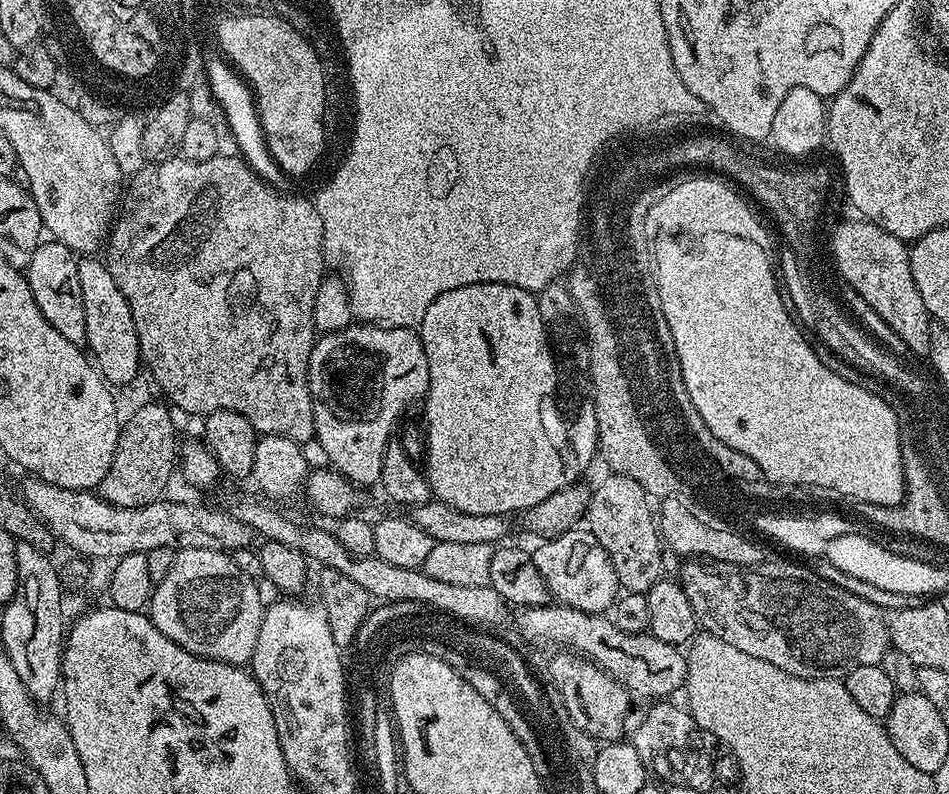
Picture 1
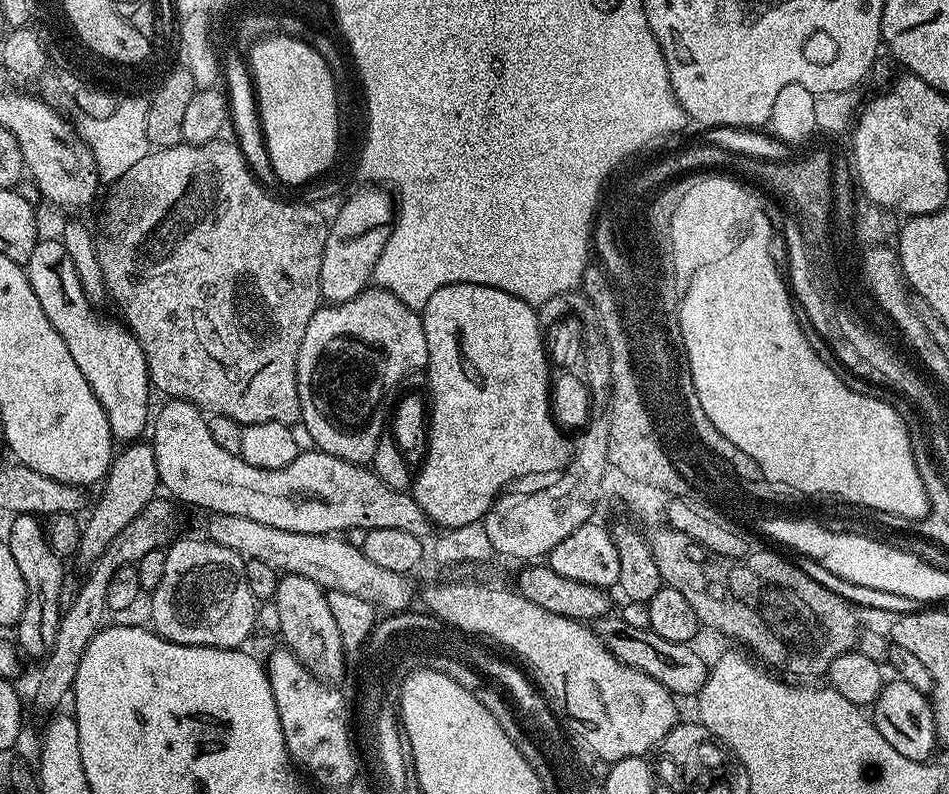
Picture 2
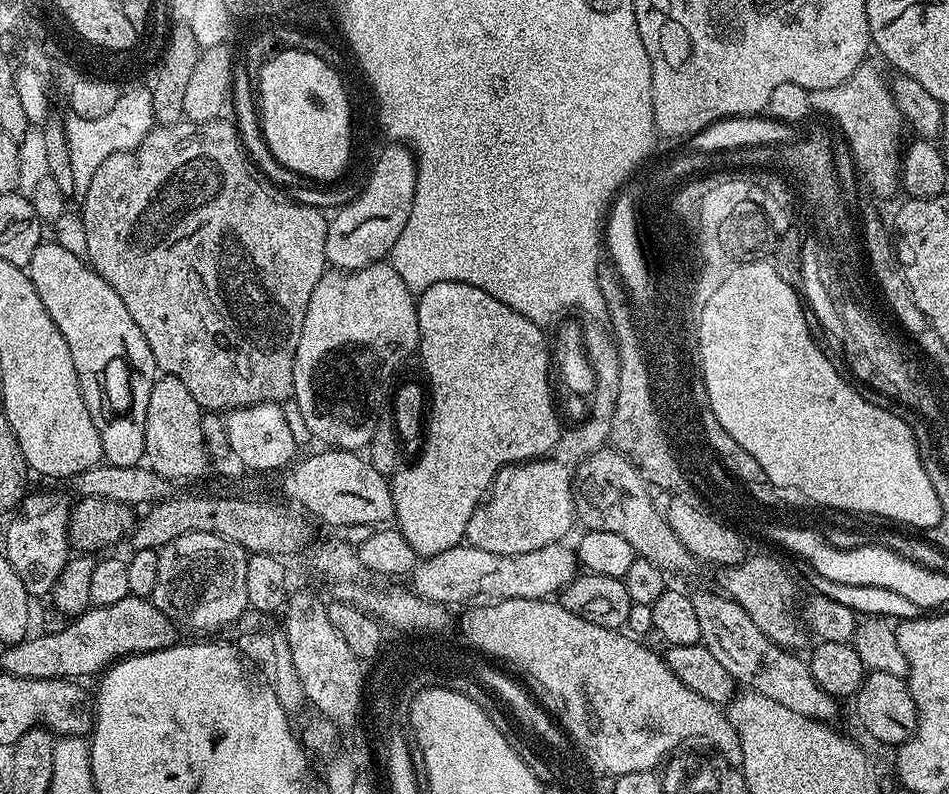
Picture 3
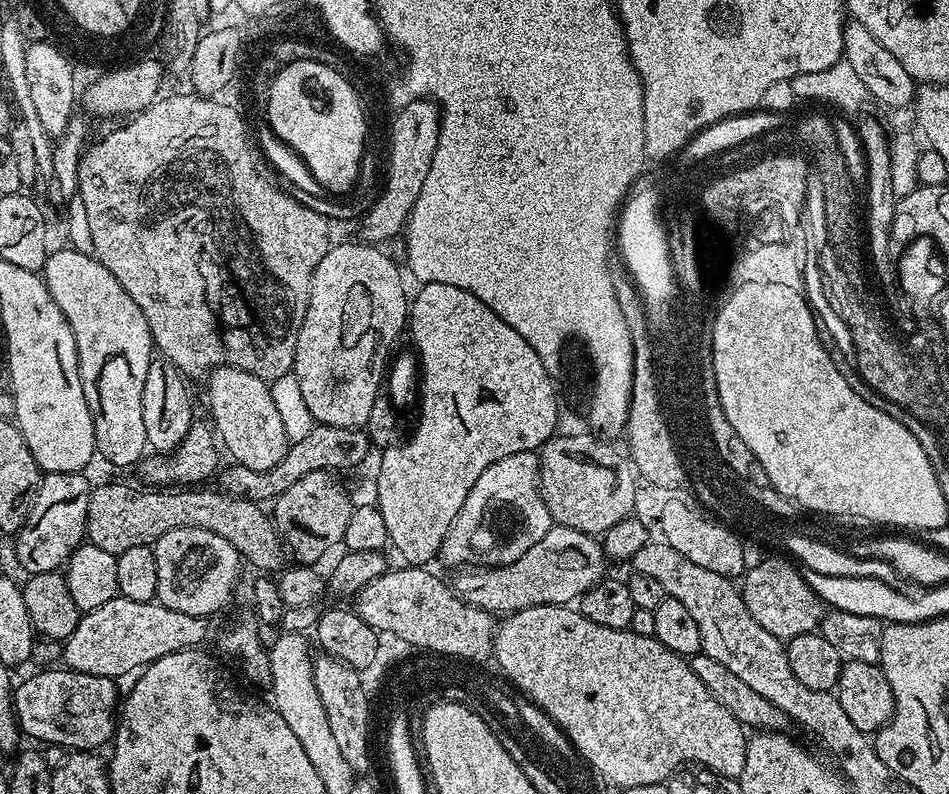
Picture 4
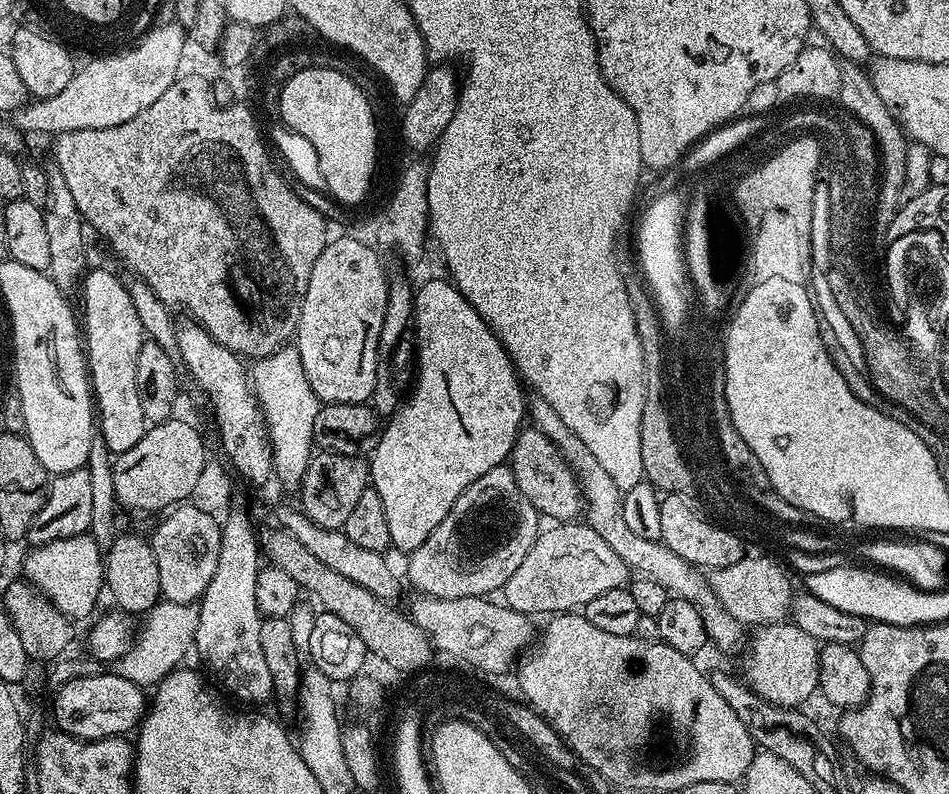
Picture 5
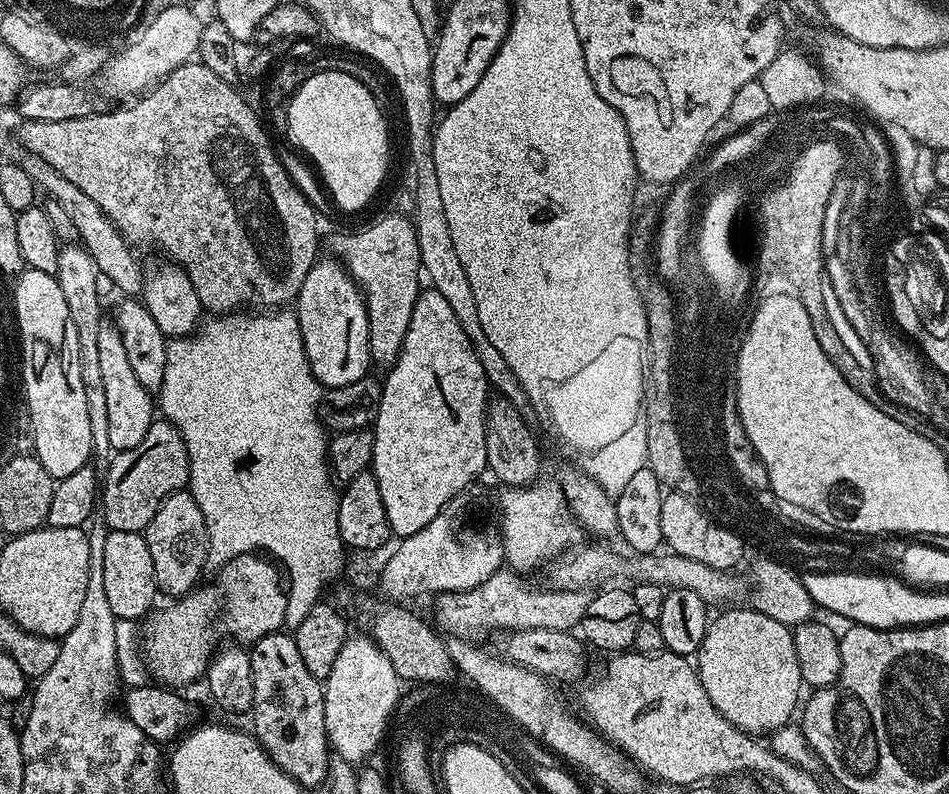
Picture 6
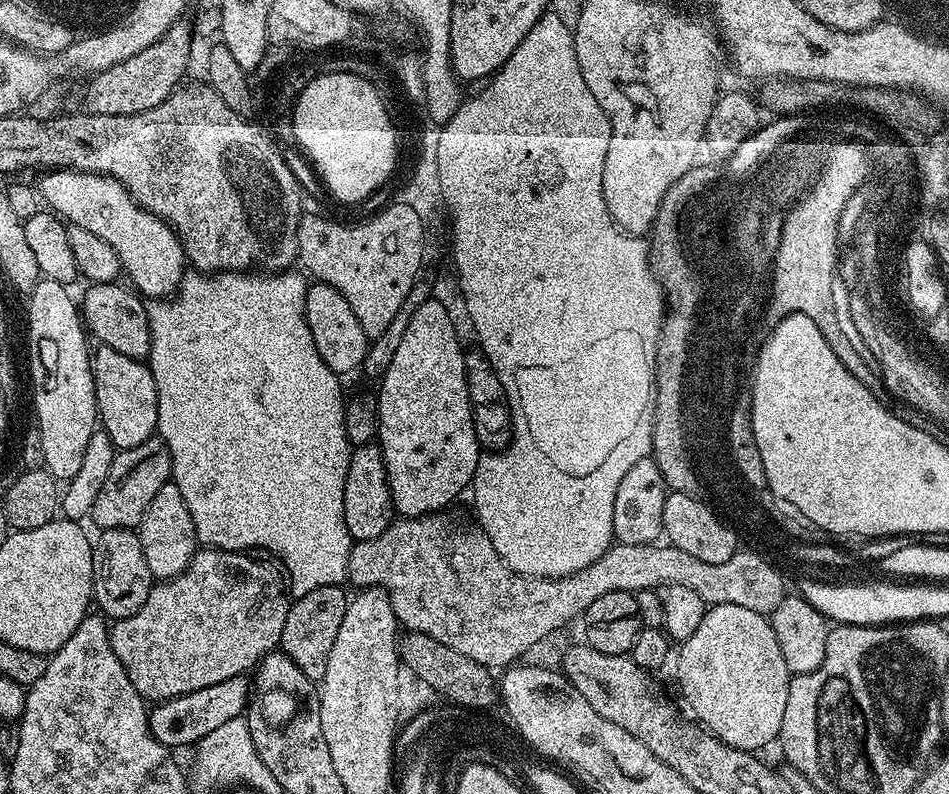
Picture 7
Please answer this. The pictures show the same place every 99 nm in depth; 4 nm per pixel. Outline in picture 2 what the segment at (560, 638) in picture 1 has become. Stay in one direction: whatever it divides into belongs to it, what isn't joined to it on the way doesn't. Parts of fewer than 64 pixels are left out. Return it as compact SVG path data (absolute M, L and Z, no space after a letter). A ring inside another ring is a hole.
M609 614L595 621L594 631L598 639L609 648L614 656L626 666L642 670L654 678L654 682L662 682L673 697L695 697L708 680L709 661L704 661L692 644L682 642L666 642L666 638L658 638L648 628L626 626L626 622L618 614Z

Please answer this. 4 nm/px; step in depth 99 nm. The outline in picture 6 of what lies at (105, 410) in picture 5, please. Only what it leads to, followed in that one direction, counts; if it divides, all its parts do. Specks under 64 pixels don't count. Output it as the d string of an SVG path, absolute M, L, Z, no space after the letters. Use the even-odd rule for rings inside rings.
M115 323L103 325L98 334L99 368L102 370L103 388L106 390L107 401L107 433L113 453L134 450L142 438L146 438L146 430L150 430L154 419L154 396L148 392L130 367L126 355L126 346L122 346L122 334Z

